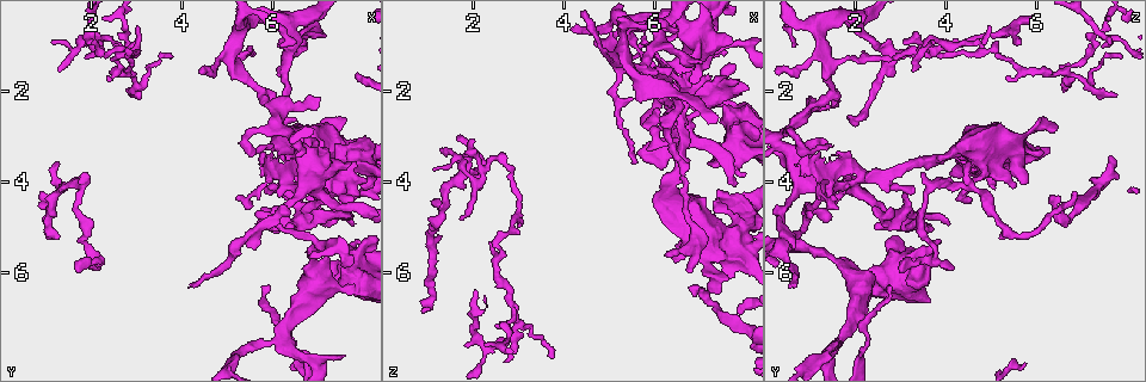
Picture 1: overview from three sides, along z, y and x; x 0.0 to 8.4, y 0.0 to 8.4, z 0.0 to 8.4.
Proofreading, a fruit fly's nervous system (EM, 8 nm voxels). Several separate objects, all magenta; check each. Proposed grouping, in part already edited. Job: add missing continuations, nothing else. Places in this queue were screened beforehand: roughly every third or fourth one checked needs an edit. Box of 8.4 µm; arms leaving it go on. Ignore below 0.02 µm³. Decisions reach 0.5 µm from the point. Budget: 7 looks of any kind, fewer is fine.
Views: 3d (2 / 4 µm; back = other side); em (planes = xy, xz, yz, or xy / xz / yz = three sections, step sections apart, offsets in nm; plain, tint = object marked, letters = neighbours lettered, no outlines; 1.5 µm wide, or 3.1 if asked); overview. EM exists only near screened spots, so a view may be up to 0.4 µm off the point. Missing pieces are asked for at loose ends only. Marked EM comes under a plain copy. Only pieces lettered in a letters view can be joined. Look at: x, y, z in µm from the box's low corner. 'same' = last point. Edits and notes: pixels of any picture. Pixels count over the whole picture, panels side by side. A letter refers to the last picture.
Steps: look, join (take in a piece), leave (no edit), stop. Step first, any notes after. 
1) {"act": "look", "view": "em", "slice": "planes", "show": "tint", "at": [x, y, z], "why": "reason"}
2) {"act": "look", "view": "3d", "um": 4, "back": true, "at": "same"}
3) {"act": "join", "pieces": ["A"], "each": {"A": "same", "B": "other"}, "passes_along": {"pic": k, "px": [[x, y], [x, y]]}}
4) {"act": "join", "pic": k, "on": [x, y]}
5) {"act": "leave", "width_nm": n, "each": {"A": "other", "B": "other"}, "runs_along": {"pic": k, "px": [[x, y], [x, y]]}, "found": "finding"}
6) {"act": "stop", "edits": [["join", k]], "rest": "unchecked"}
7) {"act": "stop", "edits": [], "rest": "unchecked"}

{"act": "look", "view": "3d", "um": 4, "at": [1.15, 0.90, 3.75], "why": "thin end"}

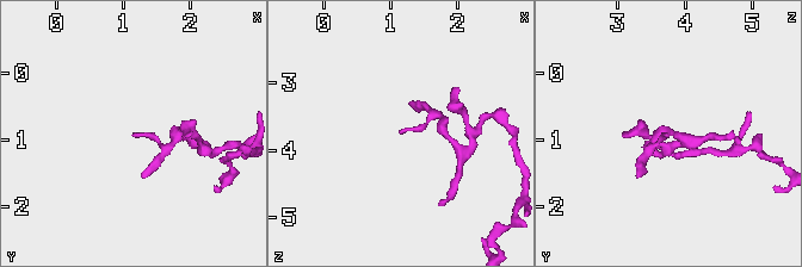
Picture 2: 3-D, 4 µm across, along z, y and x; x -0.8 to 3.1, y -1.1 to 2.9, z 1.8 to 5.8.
{"act": "look", "view": "em", "slice": "planes", "show": "tint", "at": [1.10, 0.90, 3.70]}

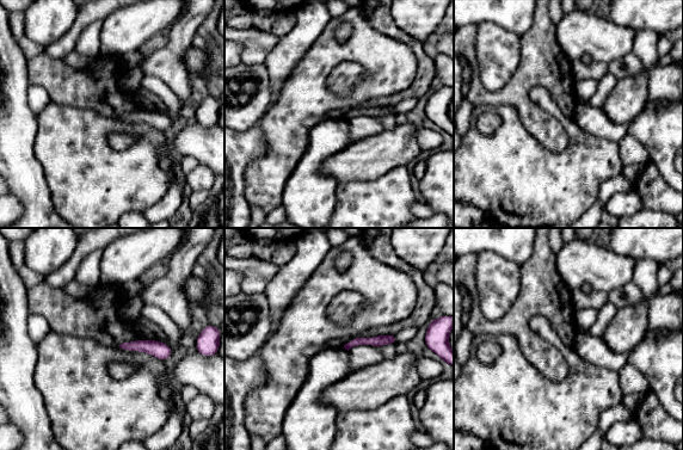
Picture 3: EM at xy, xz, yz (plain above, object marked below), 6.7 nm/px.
{"act": "look", "view": "em", "slice": "planes", "show": "letters", "at": "same", "why": "see the neighbours"}

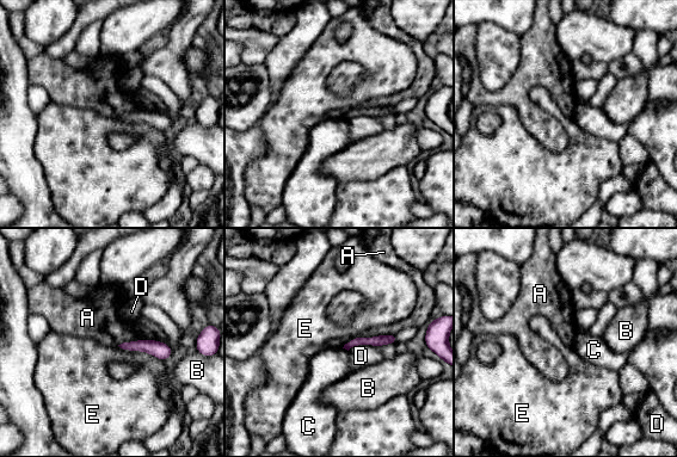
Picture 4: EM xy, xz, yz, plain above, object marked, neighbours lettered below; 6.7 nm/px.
{"act": "leave", "each": {"A": "other", "B": "other", "C": "other", "D": "other", "E": "other"}, "found": "no lettered piece goes on from it"}

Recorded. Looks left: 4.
{"act": "look", "view": "em", "slice": "planes", "show": "tint", "at": [1.20, 3.60, 4.50], "why": "tapers out"}

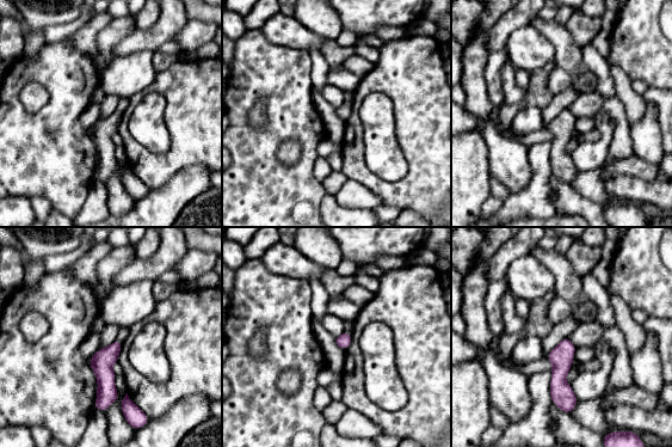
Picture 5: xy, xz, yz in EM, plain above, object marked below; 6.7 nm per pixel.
{"act": "look", "view": "em", "slice": "planes", "show": "letters", "at": "same", "why": "what lies round it"}

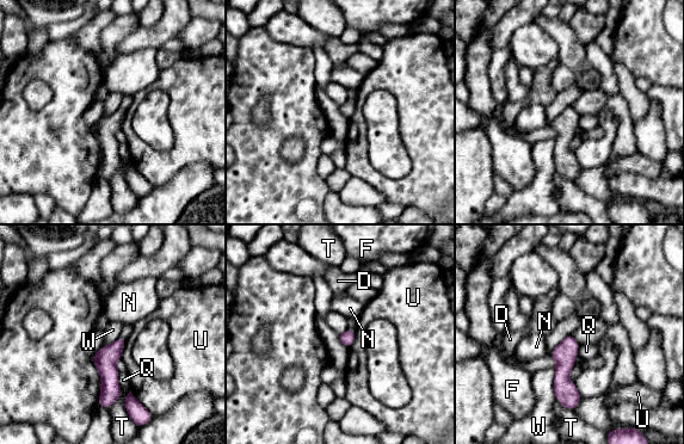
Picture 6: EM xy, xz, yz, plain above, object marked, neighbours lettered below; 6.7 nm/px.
{"act": "leave", "each": {"D": "other", "F": "other", "N": "other", "Q": "other", "T": "other", "U": "other", "W": "other"}, "found": "no lettered piece goes on from it"}

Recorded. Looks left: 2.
{"act": "look", "view": "em", "slice": "xz", "step": 8, "show": "letters", "at": [4.15, 6.30, 0.65], "why": "branch stops here"}

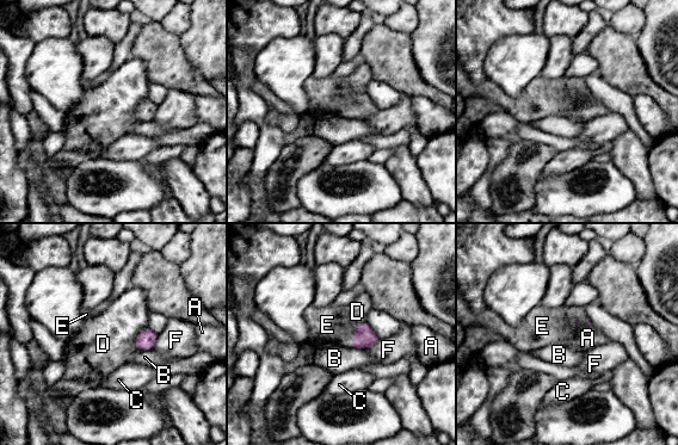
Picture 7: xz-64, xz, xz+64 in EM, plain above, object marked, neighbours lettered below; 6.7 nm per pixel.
{"act": "look", "view": "em", "slice": "yz", "step": 8, "show": "letters", "at": "same"}

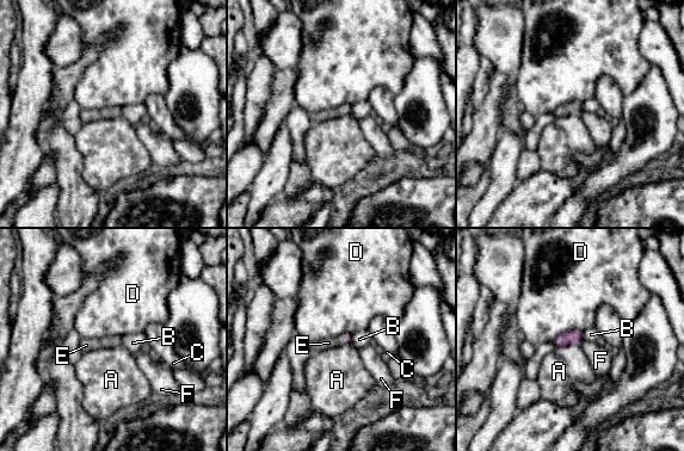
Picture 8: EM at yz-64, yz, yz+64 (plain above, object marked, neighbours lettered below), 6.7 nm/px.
{"act": "join", "pieces": ["E"], "each": {"A": "other", "B": "other", "C": "other", "D": "other", "E": "same", "F": "other"}, "found": "the neuron continues"}

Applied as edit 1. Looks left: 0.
{"act": "stop", "edits": [["join", 8]], "rest": "unchecked"}

